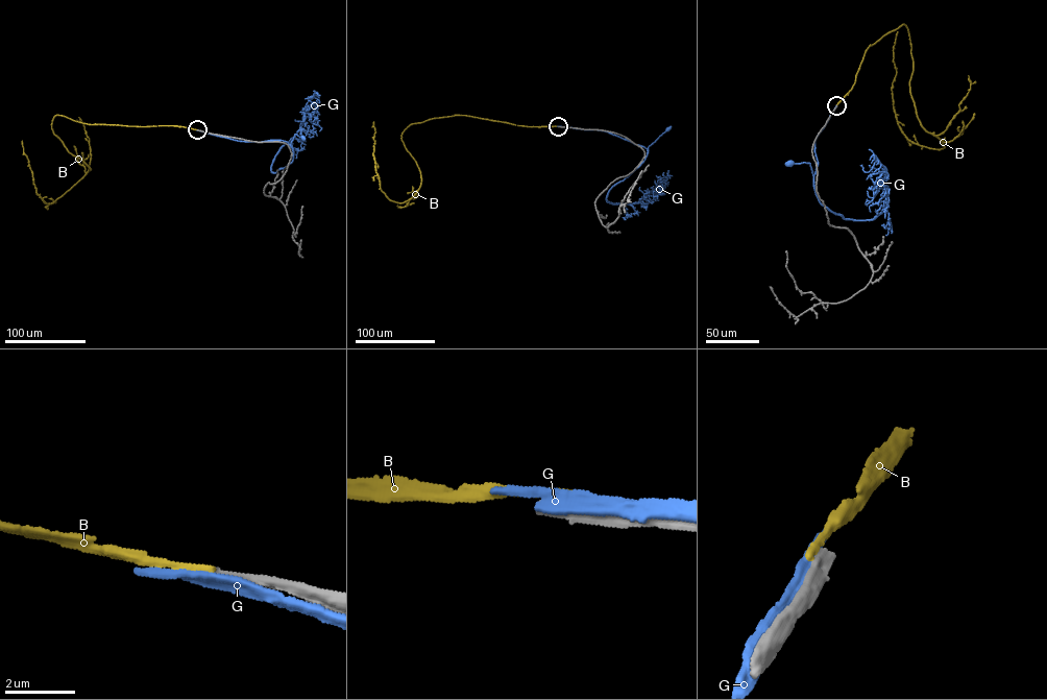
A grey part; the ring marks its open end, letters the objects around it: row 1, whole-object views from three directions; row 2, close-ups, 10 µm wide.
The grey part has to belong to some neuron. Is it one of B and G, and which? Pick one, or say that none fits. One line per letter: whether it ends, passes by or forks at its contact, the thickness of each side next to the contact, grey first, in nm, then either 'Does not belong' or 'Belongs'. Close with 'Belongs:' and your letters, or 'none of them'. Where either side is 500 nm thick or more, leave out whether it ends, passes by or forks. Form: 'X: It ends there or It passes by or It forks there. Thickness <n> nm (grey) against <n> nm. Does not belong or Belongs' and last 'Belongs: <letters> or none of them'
B: It ends there. Thickness 360 nm (grey) against 200 nm. Does not belong
G: It passes by. Thickness 320 nm (grey) against 360 nm. Does not belong
Belongs: none of them

